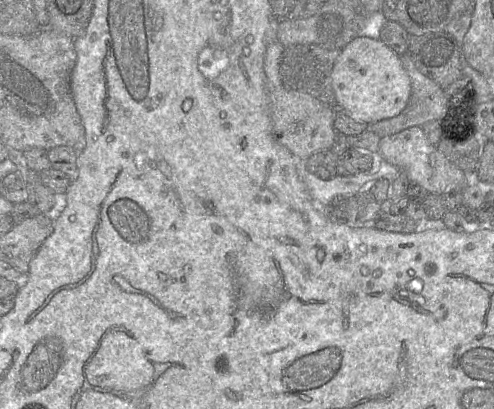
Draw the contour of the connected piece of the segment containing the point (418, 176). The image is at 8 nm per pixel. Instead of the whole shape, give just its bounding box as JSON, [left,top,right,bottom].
[379,127,473,195]

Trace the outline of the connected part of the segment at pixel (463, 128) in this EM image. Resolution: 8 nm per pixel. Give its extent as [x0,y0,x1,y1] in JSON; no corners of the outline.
[441,75,477,137]

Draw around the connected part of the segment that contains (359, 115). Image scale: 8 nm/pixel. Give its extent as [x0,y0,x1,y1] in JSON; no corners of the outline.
[331,36,411,124]

